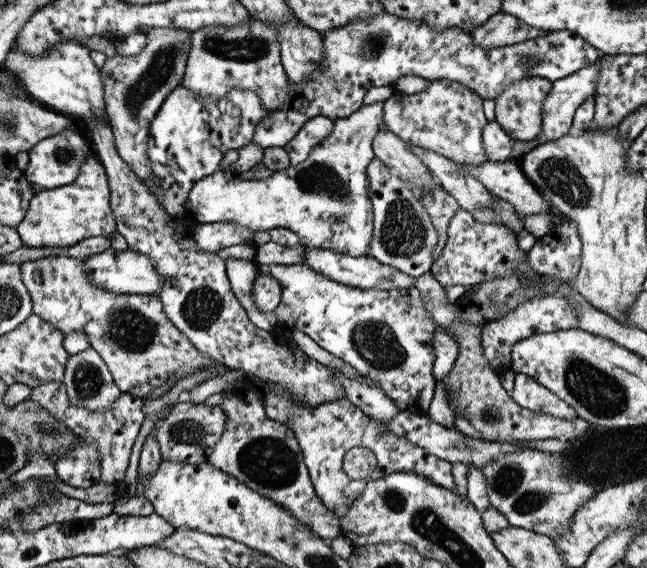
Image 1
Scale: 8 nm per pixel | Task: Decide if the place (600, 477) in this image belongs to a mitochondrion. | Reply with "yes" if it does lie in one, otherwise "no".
no

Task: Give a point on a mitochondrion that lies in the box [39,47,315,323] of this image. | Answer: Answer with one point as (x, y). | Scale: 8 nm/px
(63, 152)

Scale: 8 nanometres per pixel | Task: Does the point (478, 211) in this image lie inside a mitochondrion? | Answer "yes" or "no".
no

